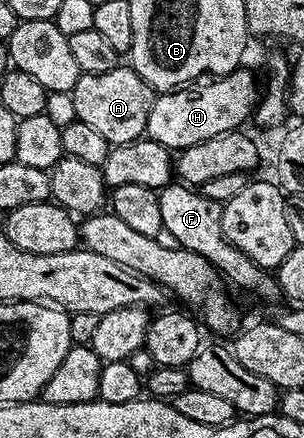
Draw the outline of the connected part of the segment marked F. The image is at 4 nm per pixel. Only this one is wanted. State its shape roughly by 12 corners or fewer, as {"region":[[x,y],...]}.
{"region":[[187,184],[158,193],[163,230],[240,290],[276,279],[222,232],[221,203]]}

